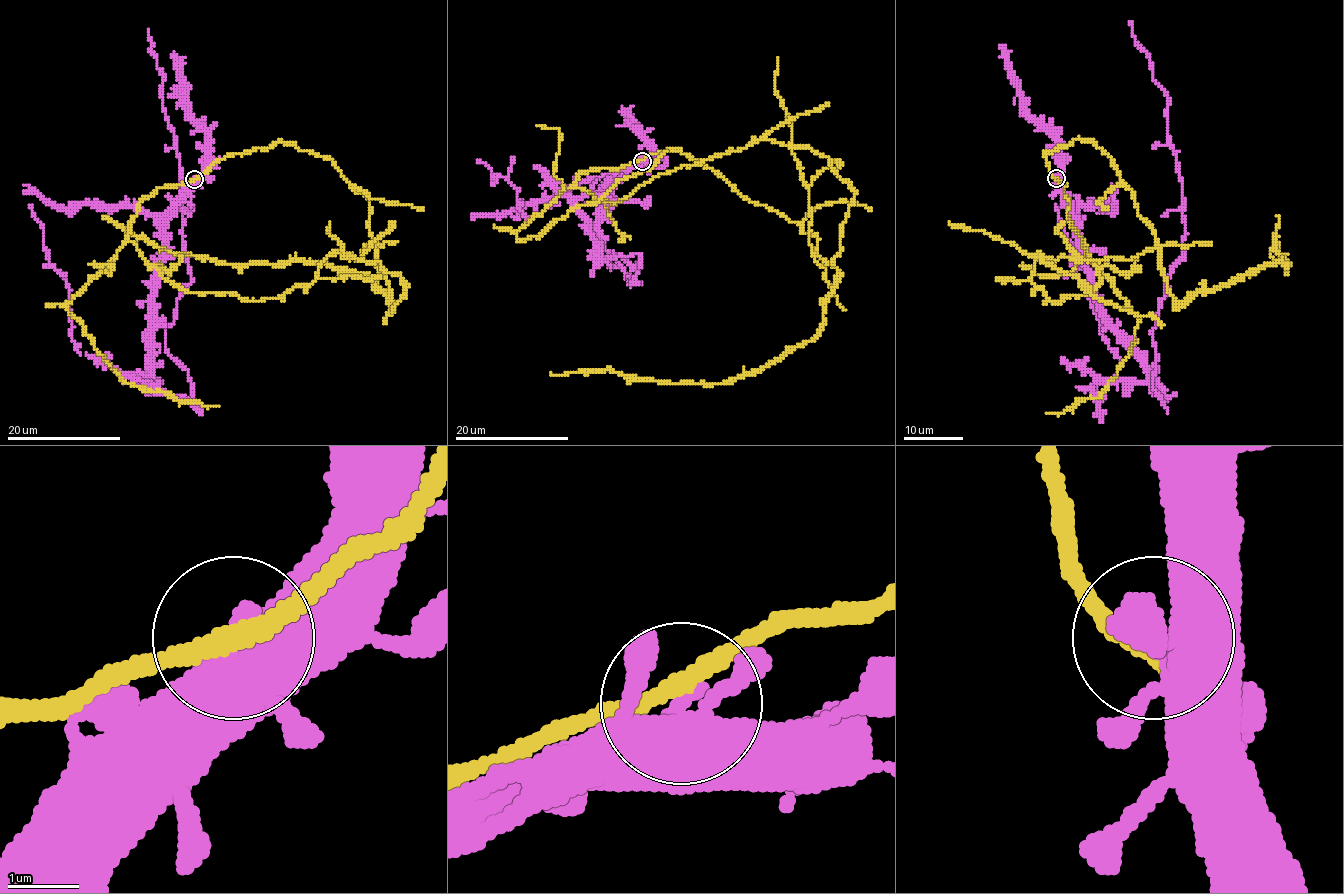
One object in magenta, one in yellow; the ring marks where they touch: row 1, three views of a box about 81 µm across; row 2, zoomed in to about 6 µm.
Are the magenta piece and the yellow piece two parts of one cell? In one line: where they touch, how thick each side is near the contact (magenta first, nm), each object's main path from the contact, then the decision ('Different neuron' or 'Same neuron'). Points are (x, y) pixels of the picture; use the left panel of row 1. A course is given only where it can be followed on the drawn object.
Place: (194, 179). Thickness 340 nm (magenta) against 280 nm. Course of magenta: (194, 180), (167, 222), (154, 296), (156, 365), (169, 356), (166, 329), (191, 280), (178, 154), (147, 29). Course of yellow: (194, 180), (282, 141), (329, 158), (369, 200), (390, 299), (329, 265), (177, 255), (102, 215). Different neuron

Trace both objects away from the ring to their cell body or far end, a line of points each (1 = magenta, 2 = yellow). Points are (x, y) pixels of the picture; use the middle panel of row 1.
1: (642, 160), (621, 172), (602, 196), (600, 251), (639, 267), (631, 284), (622, 268), (611, 268), (595, 231)
2: (642, 160), (686, 153), (817, 235), (817, 252), (838, 278), (822, 325), (815, 337), (723, 383), (550, 373)

